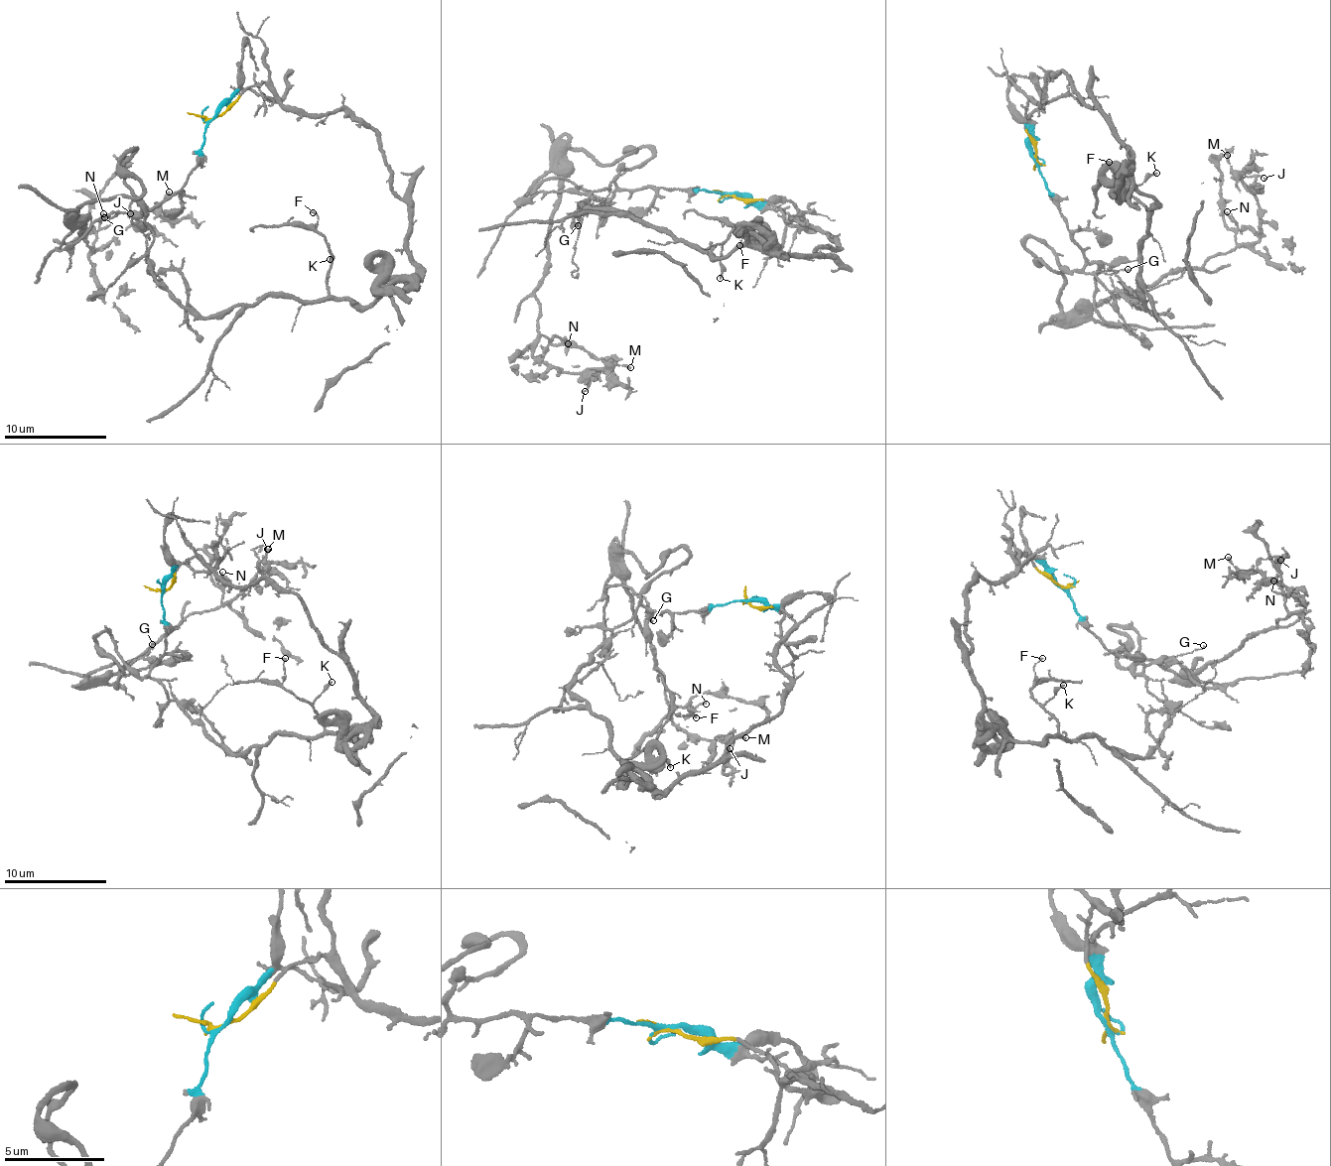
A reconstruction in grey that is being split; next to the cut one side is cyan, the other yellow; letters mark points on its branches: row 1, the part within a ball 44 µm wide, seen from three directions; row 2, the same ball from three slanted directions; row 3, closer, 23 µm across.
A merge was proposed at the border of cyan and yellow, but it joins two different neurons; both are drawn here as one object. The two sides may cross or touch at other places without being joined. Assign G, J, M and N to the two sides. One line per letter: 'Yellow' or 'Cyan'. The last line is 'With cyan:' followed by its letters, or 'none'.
G: Cyan
J: Cyan
M: Cyan
N: Cyan
With cyan: G, J, M, N

